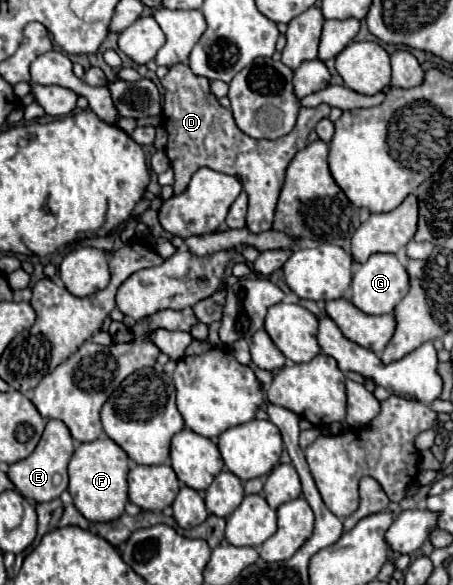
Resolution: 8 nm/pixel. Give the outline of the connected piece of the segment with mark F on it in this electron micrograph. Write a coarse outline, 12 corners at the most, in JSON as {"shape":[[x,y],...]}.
{"shape":[[107,436],[79,444],[69,494],[89,522],[125,512],[127,454]]}

